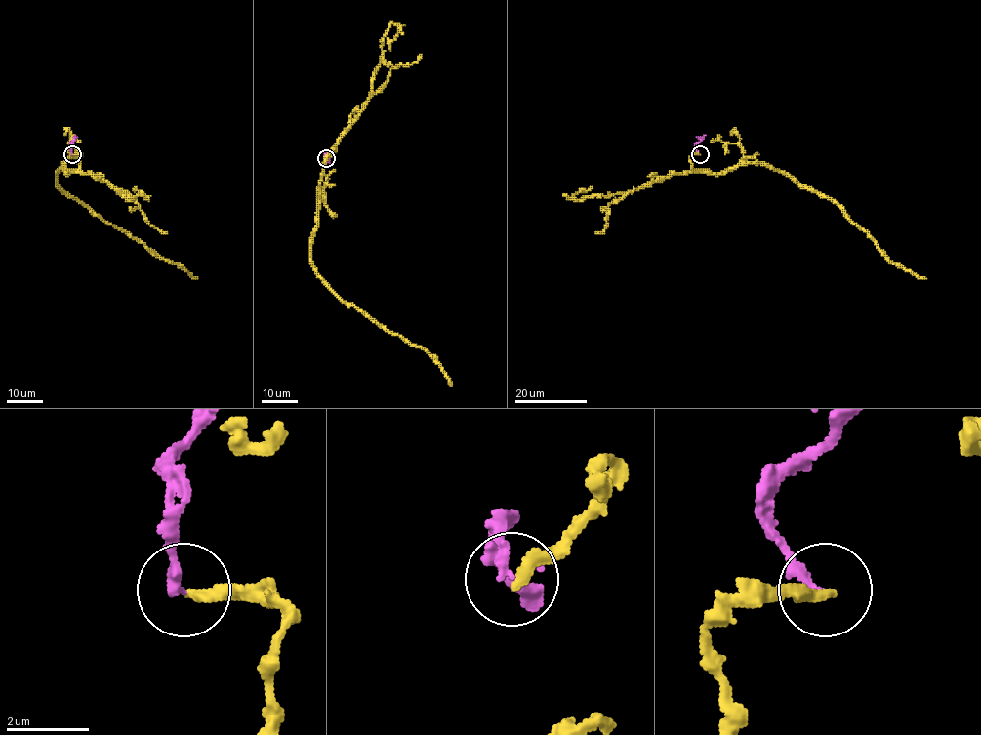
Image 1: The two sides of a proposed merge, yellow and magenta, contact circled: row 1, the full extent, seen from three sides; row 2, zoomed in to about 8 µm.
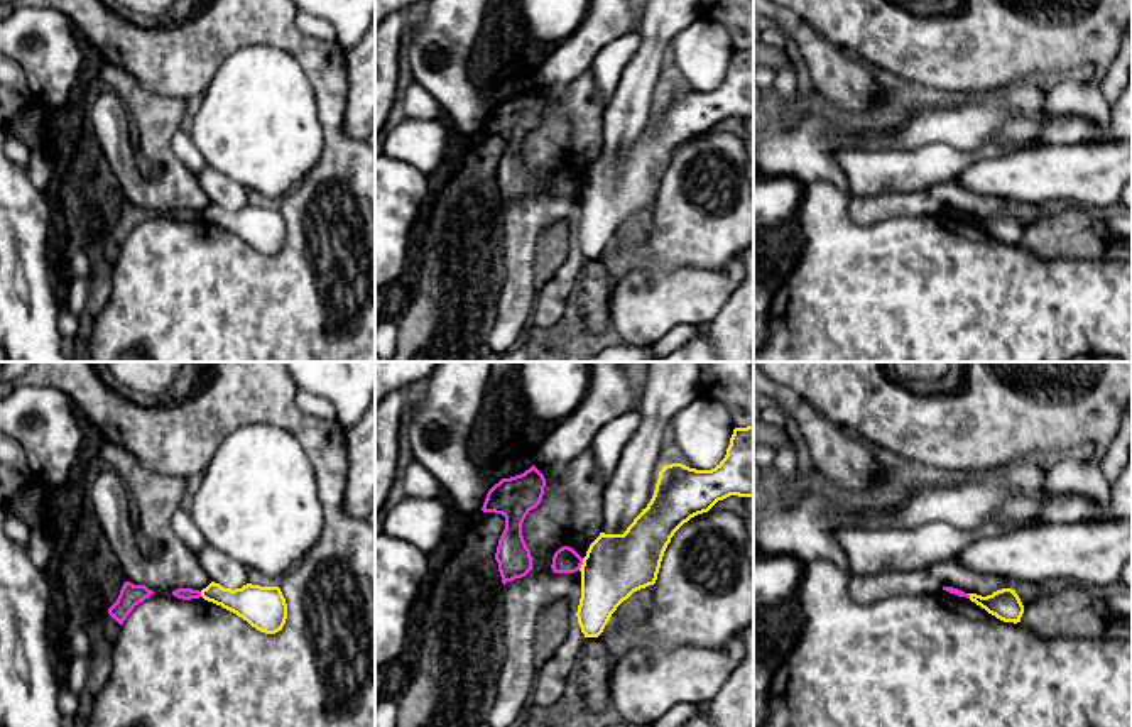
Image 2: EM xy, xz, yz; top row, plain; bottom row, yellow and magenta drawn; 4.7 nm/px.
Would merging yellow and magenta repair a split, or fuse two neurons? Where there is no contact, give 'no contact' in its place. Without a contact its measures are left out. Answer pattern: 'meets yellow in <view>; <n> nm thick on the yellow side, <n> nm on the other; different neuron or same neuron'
meets yellow in xz; 300 nm thick on the yellow side, 120 nm on the other; different neuron

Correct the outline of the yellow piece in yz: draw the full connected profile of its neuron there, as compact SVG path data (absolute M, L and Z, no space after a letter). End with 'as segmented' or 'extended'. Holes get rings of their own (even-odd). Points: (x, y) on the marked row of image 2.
M1002 588L992 595L982 597L977 593L968 593L970 600L985 609L988 614L995 615L1004 622L1020 622L1024 614L1024 605L1012 588Z; as segmented

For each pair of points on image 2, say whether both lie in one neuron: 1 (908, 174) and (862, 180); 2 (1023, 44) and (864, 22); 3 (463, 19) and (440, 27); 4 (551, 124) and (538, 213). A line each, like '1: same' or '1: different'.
1: same
2: same
3: same
4: different

